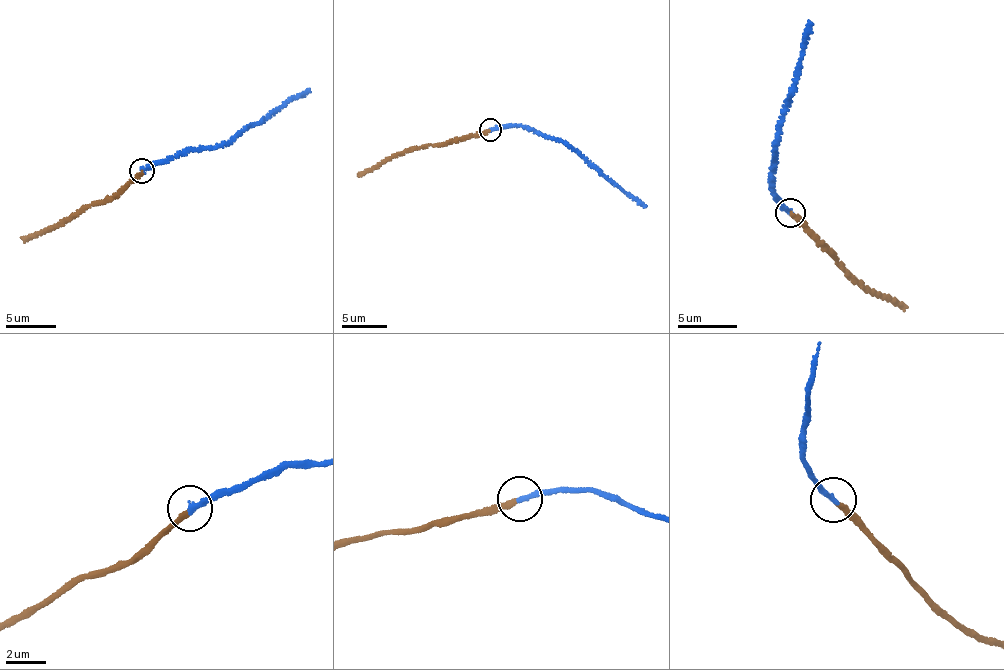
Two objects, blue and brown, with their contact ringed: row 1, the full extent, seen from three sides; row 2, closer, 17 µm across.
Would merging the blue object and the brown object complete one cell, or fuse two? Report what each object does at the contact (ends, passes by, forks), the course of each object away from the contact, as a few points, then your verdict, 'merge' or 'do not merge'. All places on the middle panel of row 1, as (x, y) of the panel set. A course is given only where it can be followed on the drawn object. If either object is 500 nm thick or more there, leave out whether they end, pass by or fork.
blue ends there; brown ends there; blue runs (489, 130), (520, 125), (560, 138), (599, 172), (646, 206); brown runs (489, 130), (397, 155), (357, 176); merge

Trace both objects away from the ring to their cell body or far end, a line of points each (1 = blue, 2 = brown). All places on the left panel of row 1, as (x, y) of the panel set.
1: (142, 170), (197, 148), (219, 146), (309, 89)
2: (142, 170), (113, 198), (83, 206), (59, 223), (22, 238)

